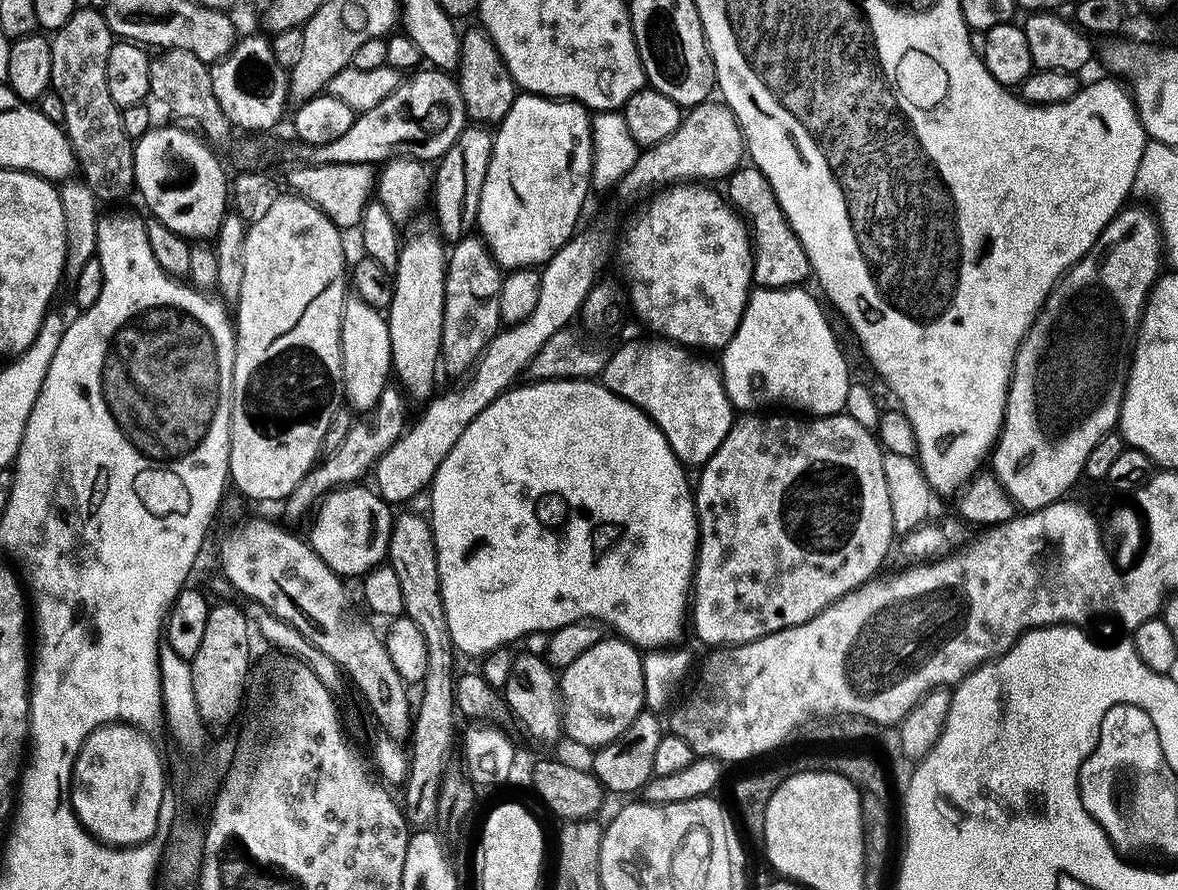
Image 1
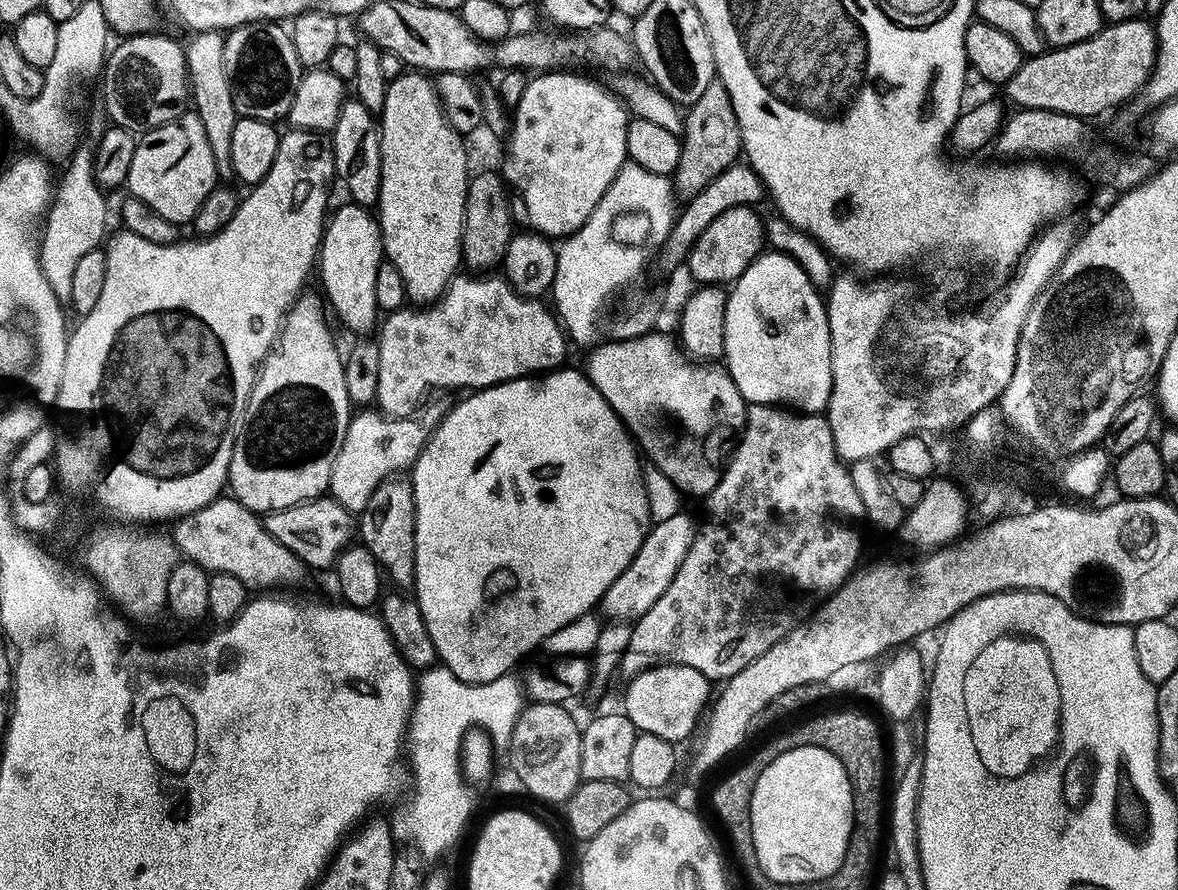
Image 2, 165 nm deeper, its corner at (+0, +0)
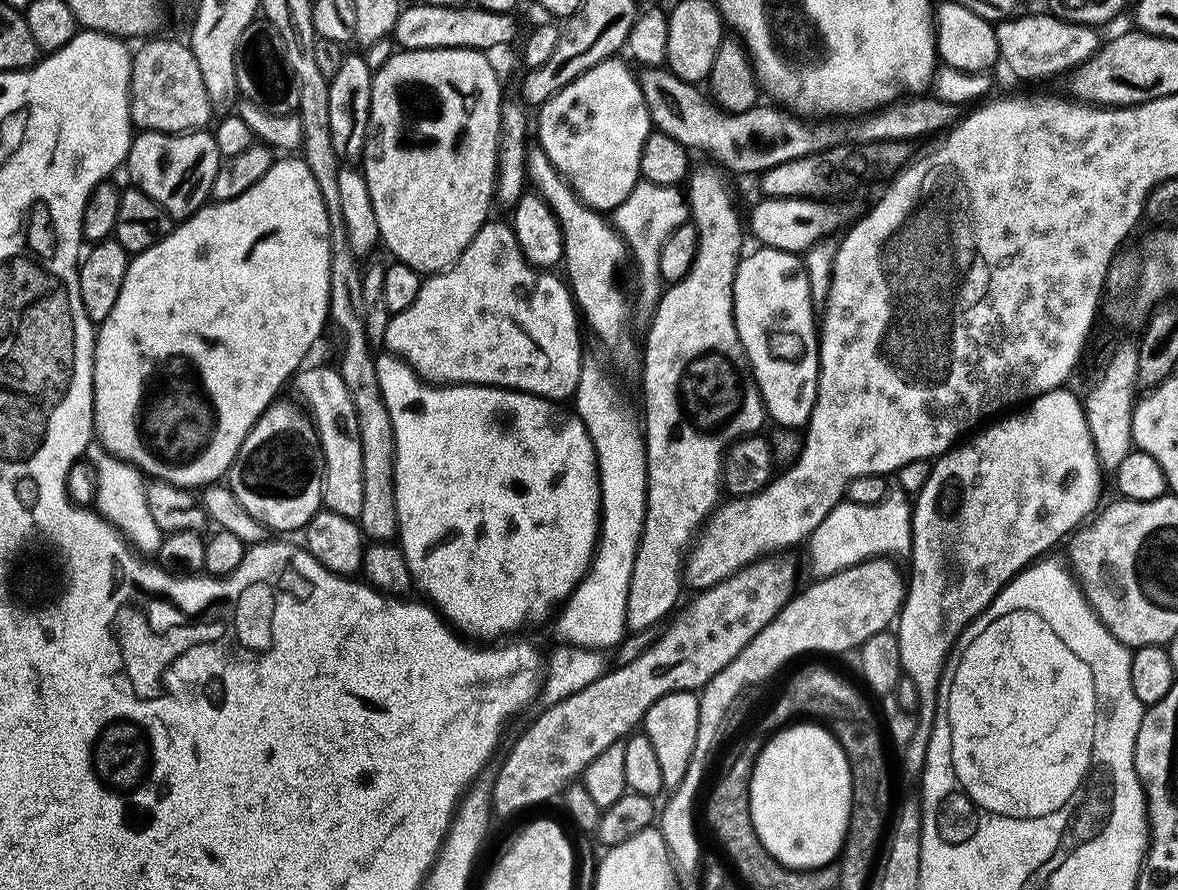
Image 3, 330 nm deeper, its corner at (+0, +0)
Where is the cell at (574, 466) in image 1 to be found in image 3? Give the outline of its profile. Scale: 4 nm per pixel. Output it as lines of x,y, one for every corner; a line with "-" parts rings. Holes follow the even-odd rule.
391,354
383,355
376,356
376,373
378,374
378,386
382,390
382,398
386,402
386,410
390,414
390,422
394,426
394,442
396,443
396,505
398,506
398,526
400,527
398,543
408,563
413,585
417,589
421,588
429,596
425,597
430,601
432,607
452,625
457,633
463,634
473,641
496,642
509,634
519,633
516,631
523,626
524,619
527,616
533,616
534,619
540,620
555,604
560,606
565,603
565,600
579,586
580,580
587,575
592,565
592,557
596,554
596,542
600,538
600,475
596,469
596,451
590,442
590,434
575,411
568,409
567,412
564,406
550,400
544,400
541,396
531,396
529,392
514,392
511,388
493,388
479,384
454,384
451,386
429,384
427,380
421,380
405,360
401,360
400,357

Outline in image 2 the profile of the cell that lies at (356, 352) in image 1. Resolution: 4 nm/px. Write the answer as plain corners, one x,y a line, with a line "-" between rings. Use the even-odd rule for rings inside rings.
344,202
344,205
341,206
340,209
337,210
336,213
329,215
326,220
326,227
324,230
324,235
322,237
322,243
318,249
318,272
320,268
320,280
322,283
324,283
324,292
323,295
326,297
328,295
328,300
327,303
330,305
332,303
332,308
334,311
337,312
338,315
340,315
340,320
342,323
345,324
346,327
349,328
350,331
352,332
360,332
356,334
364,334
367,332
364,332
367,330
368,327
371,326
372,323
375,322
376,320
376,315
378,315
378,309
376,307
376,299
374,298
374,282
377,281
378,279
378,266
380,263
385,259
385,254
384,254
384,242
380,238
380,226
377,220
377,217
375,215
372,216
367,207
363,204
353,204
351,202

